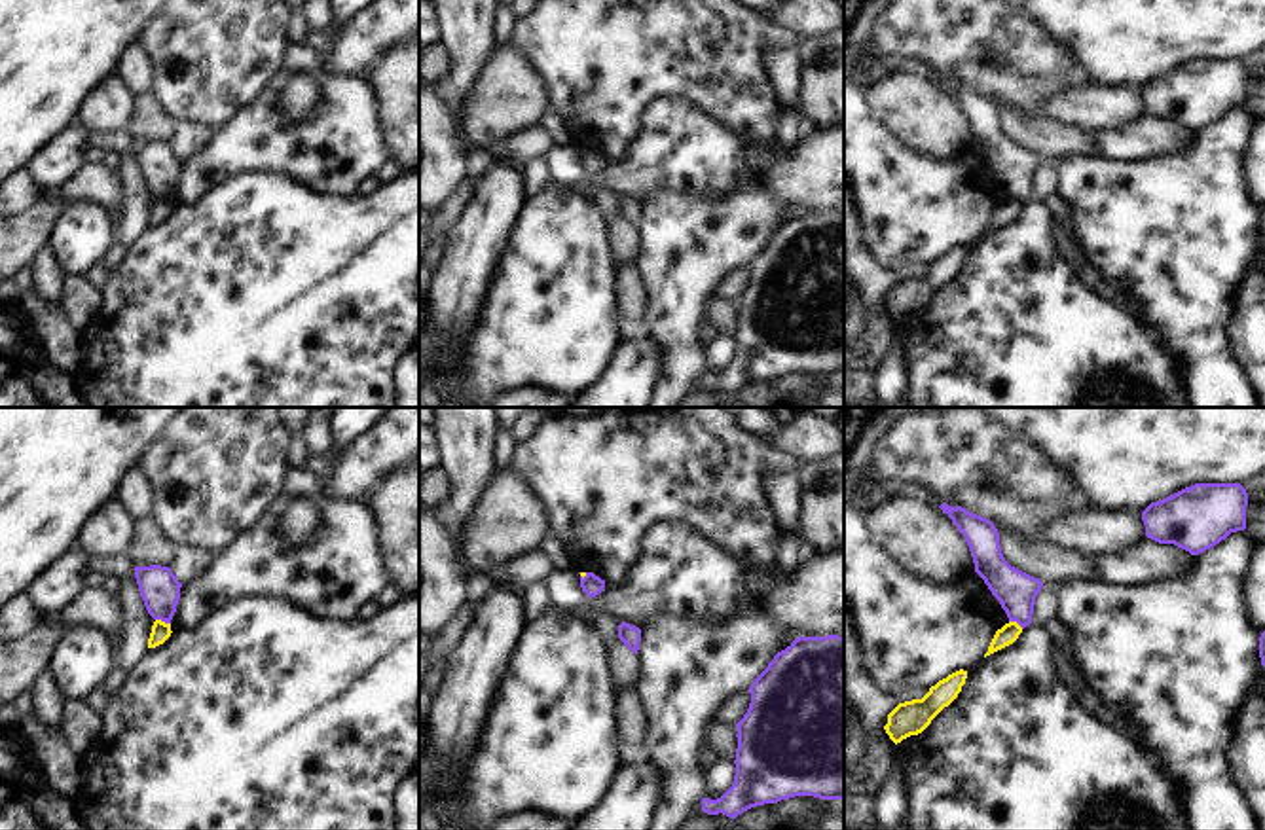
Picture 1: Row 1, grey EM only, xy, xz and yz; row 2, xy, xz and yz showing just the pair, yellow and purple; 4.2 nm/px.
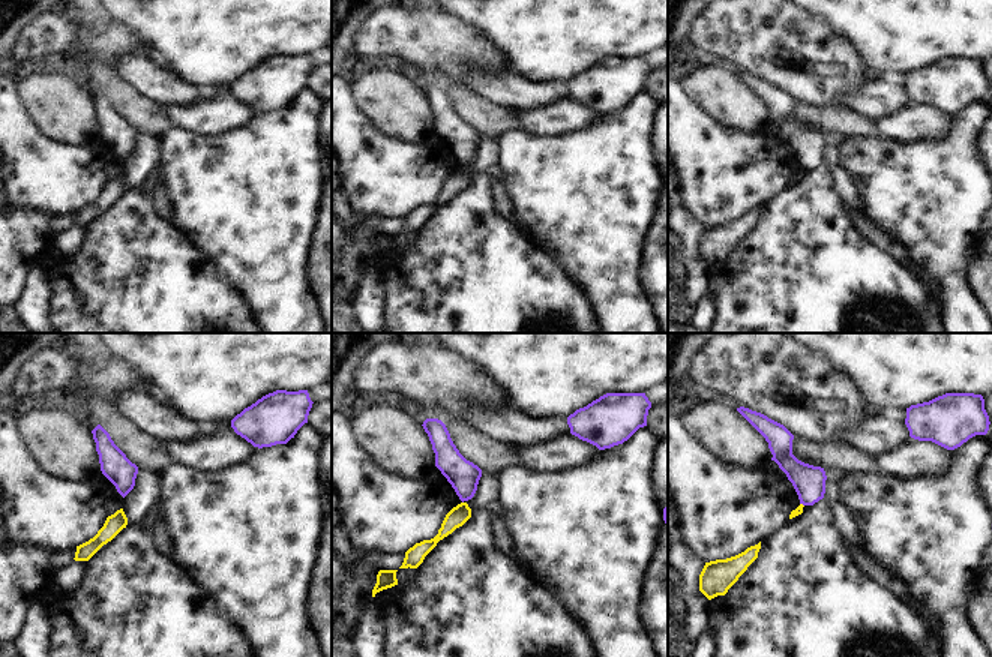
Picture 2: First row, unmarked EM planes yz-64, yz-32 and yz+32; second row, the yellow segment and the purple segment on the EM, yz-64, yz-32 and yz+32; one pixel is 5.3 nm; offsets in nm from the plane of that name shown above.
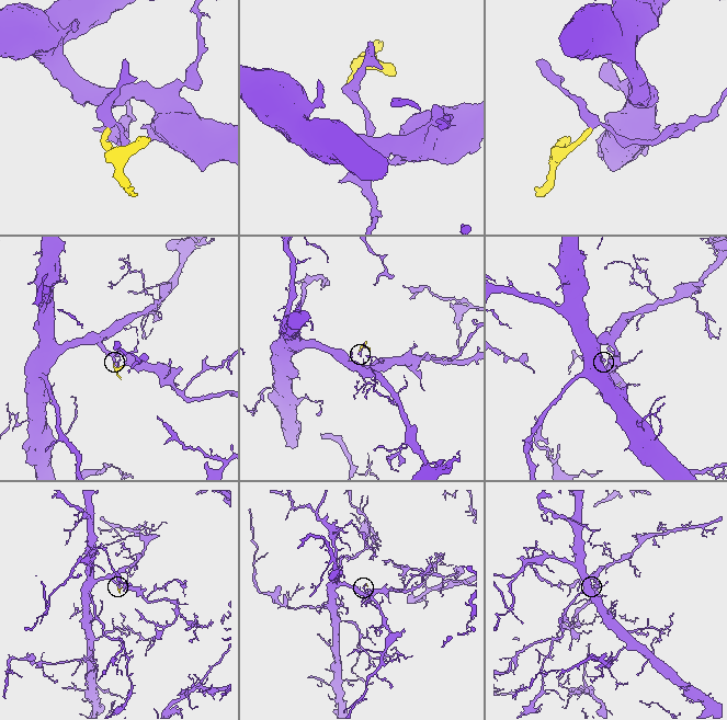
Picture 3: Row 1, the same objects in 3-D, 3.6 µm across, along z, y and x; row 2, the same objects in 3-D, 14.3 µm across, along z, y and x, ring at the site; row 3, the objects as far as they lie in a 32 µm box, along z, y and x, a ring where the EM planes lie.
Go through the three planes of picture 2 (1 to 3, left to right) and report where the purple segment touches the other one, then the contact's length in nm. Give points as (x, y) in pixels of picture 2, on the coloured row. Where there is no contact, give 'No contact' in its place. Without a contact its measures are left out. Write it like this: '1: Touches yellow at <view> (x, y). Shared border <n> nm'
1: No contact
2: No contact
3: Touches yellow at yz+32 (802, 504). Shared border 30 nm

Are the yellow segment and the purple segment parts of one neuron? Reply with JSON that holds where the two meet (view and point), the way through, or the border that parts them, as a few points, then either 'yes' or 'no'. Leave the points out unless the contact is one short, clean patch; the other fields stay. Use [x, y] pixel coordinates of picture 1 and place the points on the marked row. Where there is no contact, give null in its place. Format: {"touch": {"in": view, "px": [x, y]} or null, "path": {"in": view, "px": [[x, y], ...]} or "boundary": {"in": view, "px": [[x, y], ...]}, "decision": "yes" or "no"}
{"touch": {"in": "xy", "px": [164, 622]}, "boundary": {"in": "xy", "px": [[156, 618], [169, 624]]}, "decision": "no"}

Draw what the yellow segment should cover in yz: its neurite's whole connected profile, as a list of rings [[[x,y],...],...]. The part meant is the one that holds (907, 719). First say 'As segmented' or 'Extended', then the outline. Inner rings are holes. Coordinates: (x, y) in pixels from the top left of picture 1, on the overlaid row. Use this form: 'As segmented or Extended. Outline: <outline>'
As segmented. Outline: [[[960,669],[931,686],[922,699],[899,703],[888,714],[888,724],[884,726],[889,739],[897,745],[910,735],[922,733],[958,697],[965,678],[967,671]]]

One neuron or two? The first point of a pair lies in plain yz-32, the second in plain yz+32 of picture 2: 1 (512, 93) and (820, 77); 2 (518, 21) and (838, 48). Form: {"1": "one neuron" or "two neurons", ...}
{"1": "two neurons", "2": "two neurons"}

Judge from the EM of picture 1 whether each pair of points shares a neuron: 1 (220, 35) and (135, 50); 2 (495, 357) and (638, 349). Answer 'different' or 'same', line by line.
1: different
2: different

